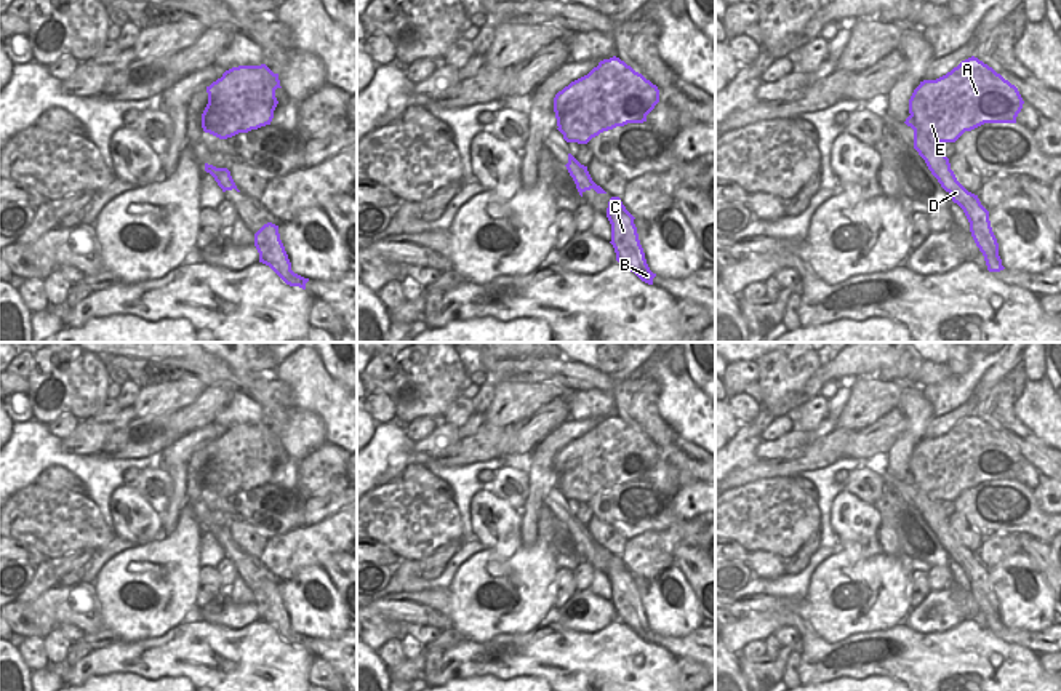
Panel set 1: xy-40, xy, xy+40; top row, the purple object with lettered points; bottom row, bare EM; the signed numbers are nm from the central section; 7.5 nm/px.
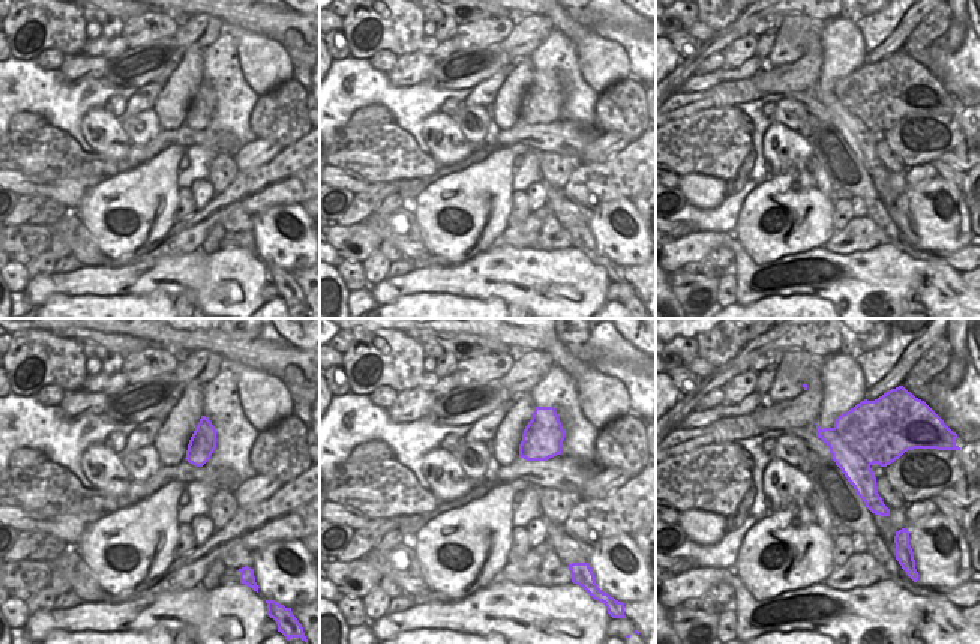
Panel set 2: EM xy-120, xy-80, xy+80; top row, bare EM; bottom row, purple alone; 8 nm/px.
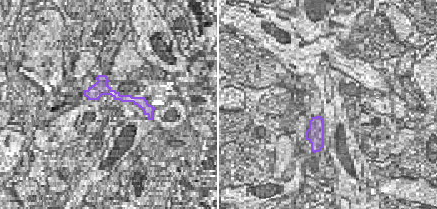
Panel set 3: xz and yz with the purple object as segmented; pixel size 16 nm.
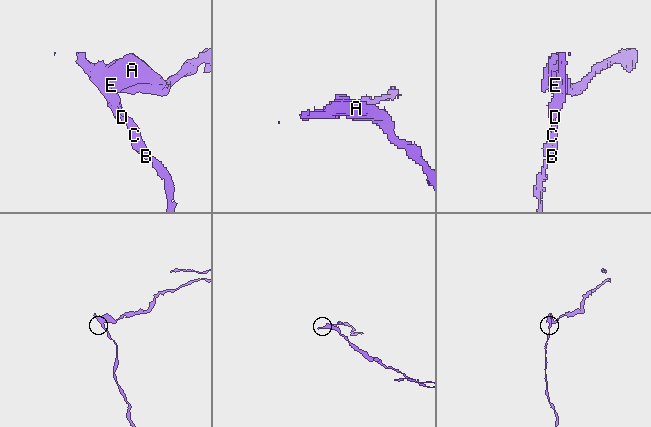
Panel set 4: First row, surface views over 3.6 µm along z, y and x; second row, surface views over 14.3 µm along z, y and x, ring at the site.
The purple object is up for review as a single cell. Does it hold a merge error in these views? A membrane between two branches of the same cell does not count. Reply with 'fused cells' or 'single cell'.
fused cells

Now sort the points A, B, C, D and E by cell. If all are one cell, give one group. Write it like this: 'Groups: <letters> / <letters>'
Groups: A E / B C D.

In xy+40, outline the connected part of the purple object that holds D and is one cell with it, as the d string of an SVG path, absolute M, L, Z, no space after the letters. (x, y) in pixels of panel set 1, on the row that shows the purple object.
M912 115L904 122L914 130L914 149L925 160L931 174L938 179L941 187L951 195L952 202L957 203L968 222L971 237L984 256L989 272L1000 272L1005 267L999 256L999 243L992 232L989 211L981 205L978 195L968 192L955 178L951 170L949 158L941 149L941 142L928 139L915 125Z

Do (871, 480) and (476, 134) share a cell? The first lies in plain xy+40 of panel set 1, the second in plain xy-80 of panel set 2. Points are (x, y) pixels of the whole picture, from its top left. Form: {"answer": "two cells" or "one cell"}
{"answer": "one cell"}

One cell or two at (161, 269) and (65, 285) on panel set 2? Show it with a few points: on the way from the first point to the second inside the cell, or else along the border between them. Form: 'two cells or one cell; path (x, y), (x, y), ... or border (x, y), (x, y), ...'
one cell; path (137, 278), (89, 279)

